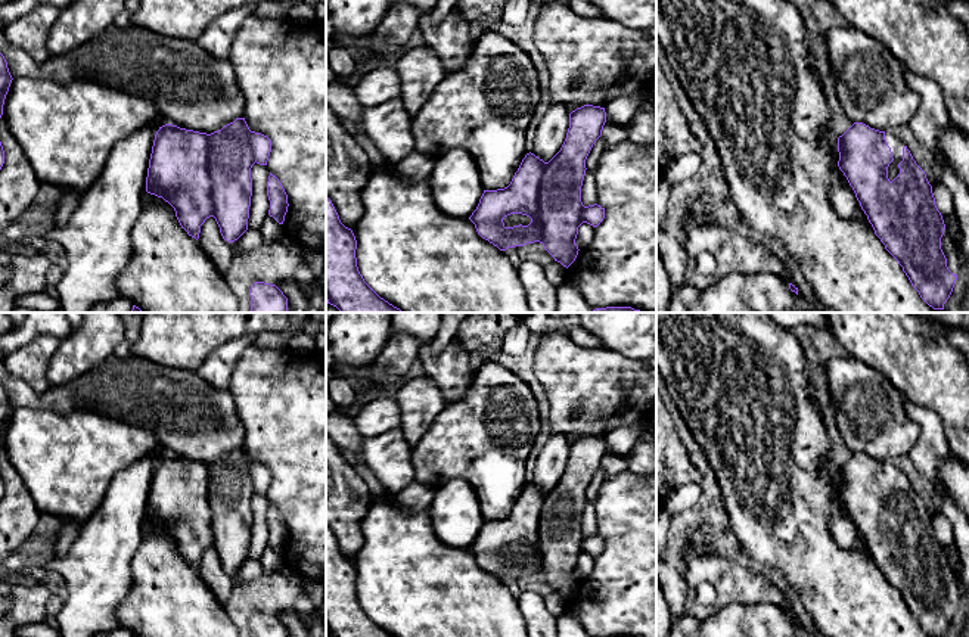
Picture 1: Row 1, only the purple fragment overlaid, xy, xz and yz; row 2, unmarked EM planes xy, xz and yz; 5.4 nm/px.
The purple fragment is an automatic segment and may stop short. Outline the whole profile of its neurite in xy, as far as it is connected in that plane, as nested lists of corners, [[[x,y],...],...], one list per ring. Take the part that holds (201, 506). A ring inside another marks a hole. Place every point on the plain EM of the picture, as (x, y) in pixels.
[[[236,448],[211,464],[165,454],[155,464],[146,507],[146,522],[162,528],[174,538],[180,556],[189,566],[198,571],[201,556],[206,549],[214,547],[223,569],[232,574],[248,560],[252,526],[251,498],[255,492],[267,495],[270,482],[271,470],[261,463],[251,462],[245,448]]]

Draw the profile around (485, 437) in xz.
[[[481,364],[465,397],[447,403],[411,447],[416,481],[435,490],[453,479],[465,479],[476,492],[484,521],[507,518],[528,484],[525,464],[540,432],[538,413],[535,397],[521,377],[500,364]]]

